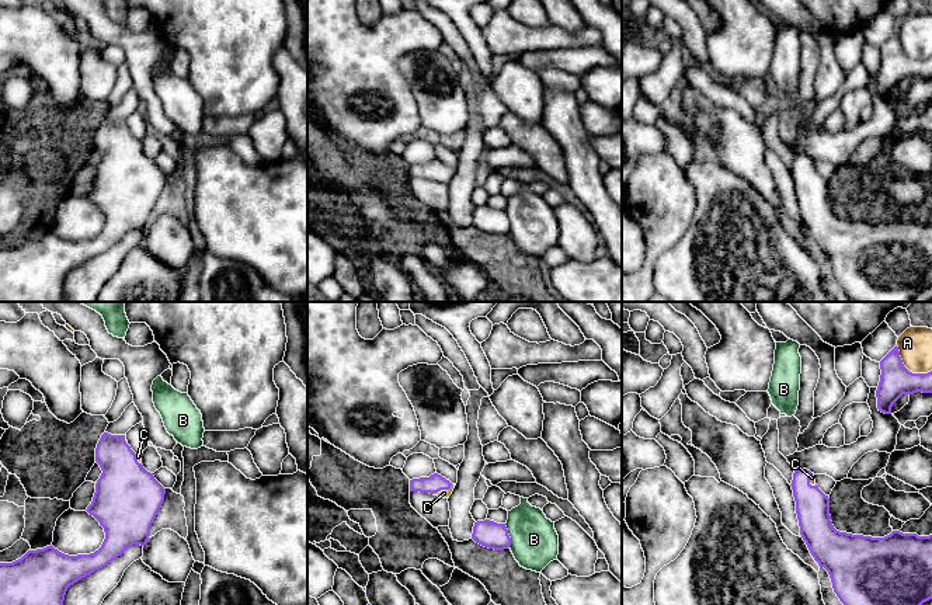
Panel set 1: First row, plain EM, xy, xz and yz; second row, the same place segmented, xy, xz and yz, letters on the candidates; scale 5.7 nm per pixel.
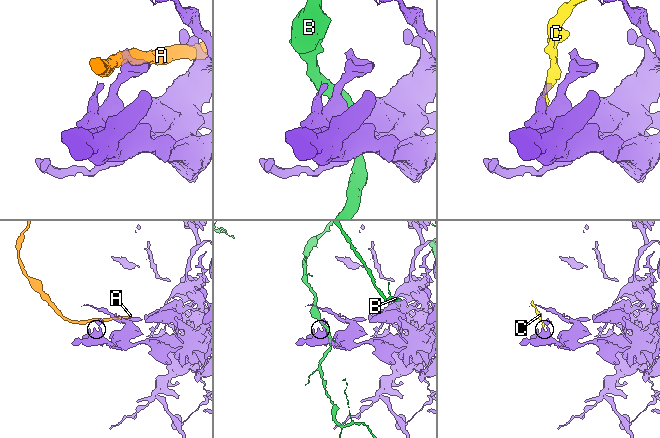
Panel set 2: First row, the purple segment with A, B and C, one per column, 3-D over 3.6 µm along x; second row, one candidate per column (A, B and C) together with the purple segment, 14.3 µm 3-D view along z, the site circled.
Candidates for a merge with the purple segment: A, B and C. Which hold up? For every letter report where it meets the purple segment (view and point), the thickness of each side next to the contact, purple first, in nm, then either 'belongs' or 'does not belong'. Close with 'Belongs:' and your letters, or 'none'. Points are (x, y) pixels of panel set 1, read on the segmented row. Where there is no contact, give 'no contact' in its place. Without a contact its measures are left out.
A: meets purple in yz at (907, 369); 180 nm thick on the purple side, 190 nm on the other; does not belong
B: meets purple in xz at (508, 535); 160 nm thick on the purple side, 280 nm on the other; does not belong
C: meets purple in xz at (442, 489); 100 nm thick on the purple side, 50 nm on the other; belongs
Belongs: C

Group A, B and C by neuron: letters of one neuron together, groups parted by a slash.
A / B / C

